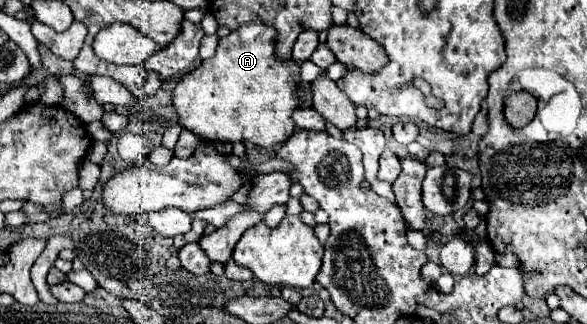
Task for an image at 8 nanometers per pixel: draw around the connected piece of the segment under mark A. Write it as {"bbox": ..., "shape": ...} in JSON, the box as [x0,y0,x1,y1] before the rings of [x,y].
{"bbox":[172,22,300,148],"shape":[[[262,22],[244,24],[238,30],[230,32],[226,38],[218,42],[216,54],[182,76],[172,90],[172,106],[178,114],[178,122],[200,136],[206,142],[254,142],[256,146],[270,148],[274,144],[282,144],[294,132],[292,110],[298,108],[294,98],[294,90],[300,84],[300,64],[294,60],[280,62],[274,58],[274,40],[276,30]]]}

